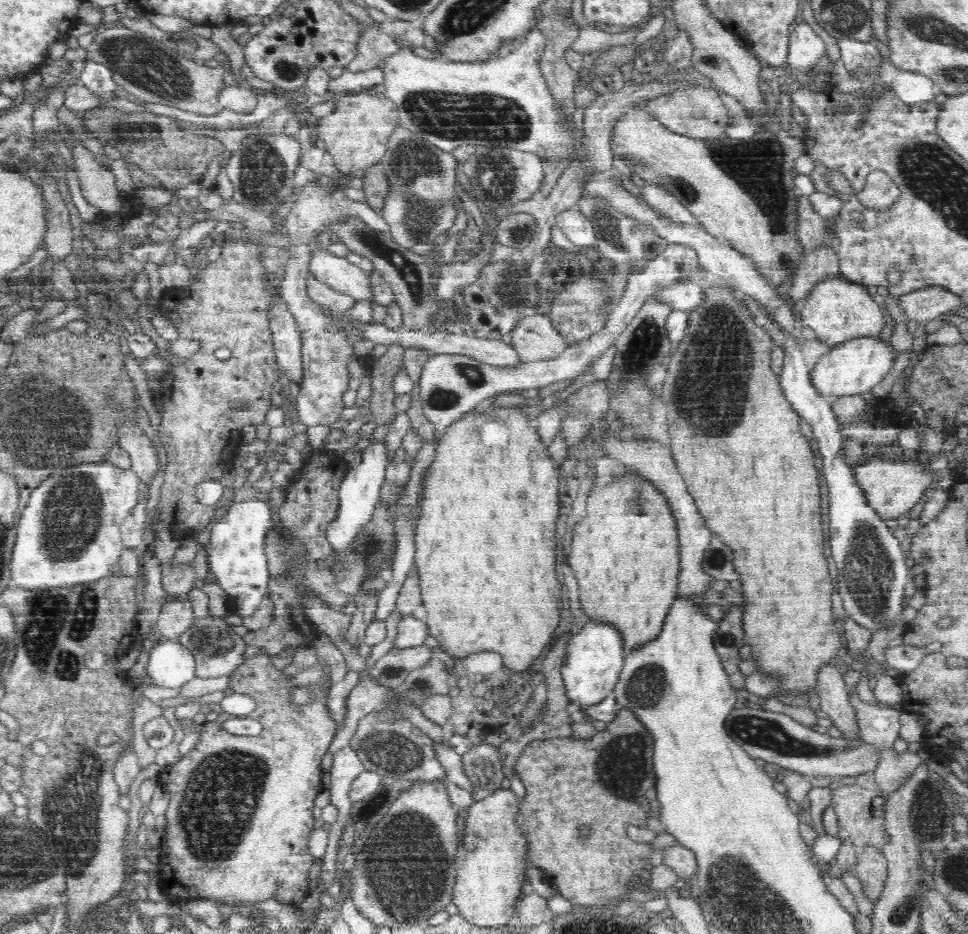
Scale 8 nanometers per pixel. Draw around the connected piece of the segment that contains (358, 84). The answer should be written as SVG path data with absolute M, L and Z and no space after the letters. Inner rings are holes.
M380 66L371 71L357 73L344 70L340 76L330 77L328 90L330 95L360 93L382 83L384 83L384 73L382 73Z

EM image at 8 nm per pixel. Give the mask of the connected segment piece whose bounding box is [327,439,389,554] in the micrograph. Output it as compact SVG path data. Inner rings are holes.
M384 439L381 443L370 444L362 450L360 465L349 471L341 480L339 487L339 510L334 521L328 525L327 539L335 551L344 554L348 546L358 536L360 528L366 526L372 518L374 506L379 502L381 486L385 482L386 468L389 464Z

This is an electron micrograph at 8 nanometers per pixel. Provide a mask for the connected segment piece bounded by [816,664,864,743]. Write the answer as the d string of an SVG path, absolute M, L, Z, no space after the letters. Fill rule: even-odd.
M826 664L820 668L816 690L820 698L819 710L823 710L829 715L833 725L842 732L843 738L846 740L858 738L860 743L864 742L858 736L856 711L848 699L848 688L836 667Z

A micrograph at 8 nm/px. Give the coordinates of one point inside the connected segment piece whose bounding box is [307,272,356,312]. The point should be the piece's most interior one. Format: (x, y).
(325, 296)

